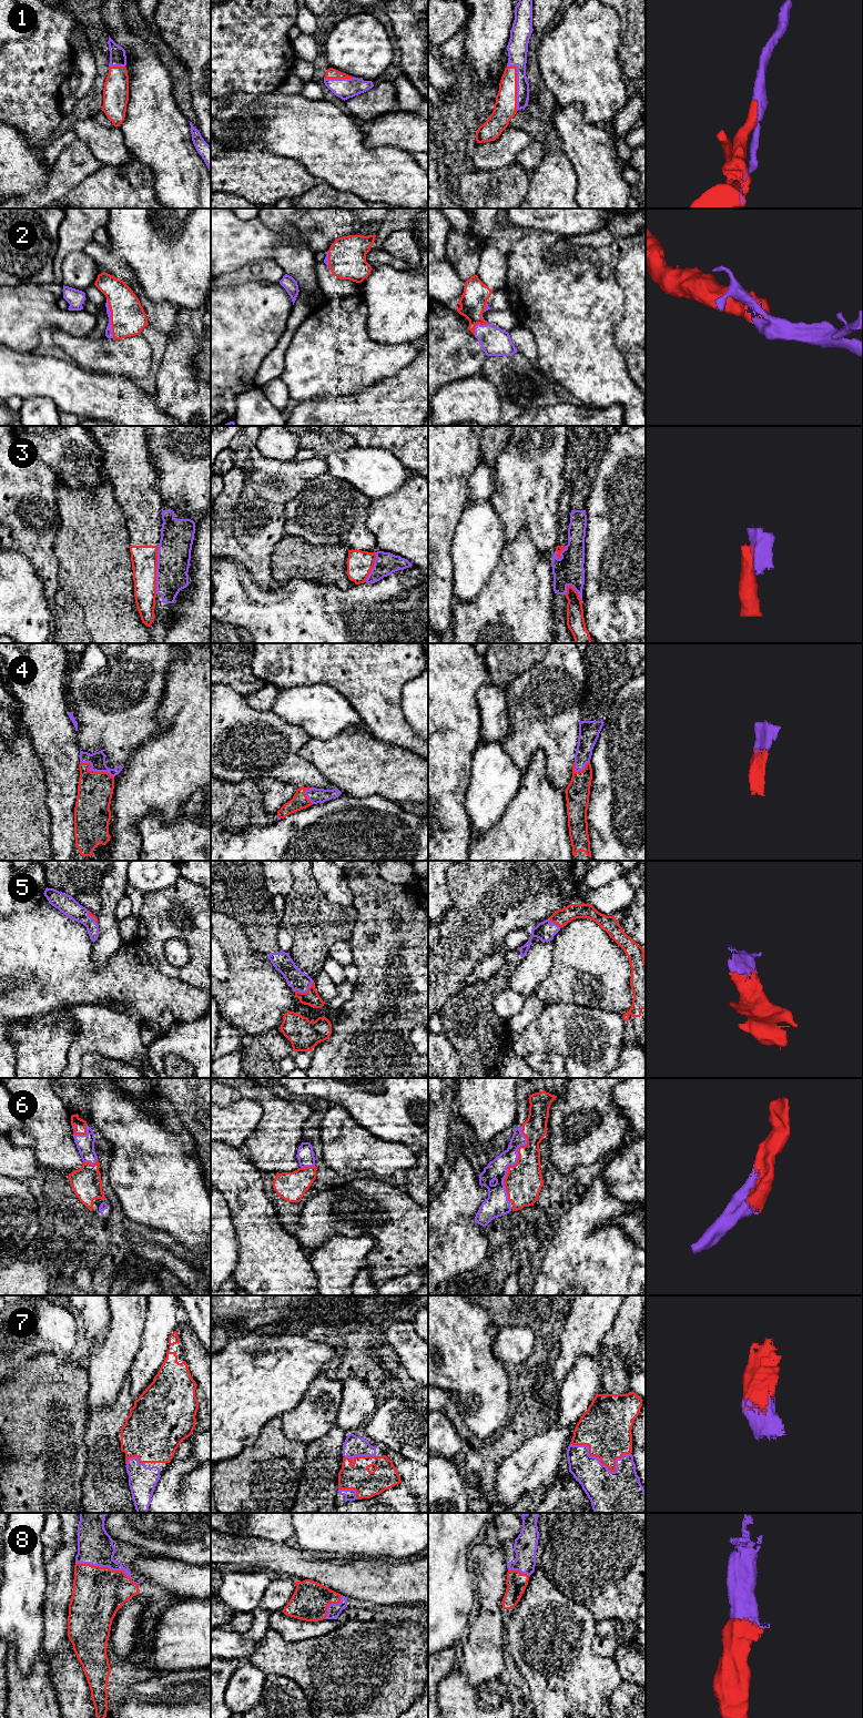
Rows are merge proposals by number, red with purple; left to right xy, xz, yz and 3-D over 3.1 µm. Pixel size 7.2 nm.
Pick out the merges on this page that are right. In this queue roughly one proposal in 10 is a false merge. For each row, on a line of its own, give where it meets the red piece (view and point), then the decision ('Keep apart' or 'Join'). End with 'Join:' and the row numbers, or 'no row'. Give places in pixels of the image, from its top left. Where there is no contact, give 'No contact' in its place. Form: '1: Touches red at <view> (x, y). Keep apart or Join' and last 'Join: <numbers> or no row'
1: Touches red at yz (516, 84). Join
2: Touches red at xy (111, 318). Join
3: Touches red at xy (155, 570). Keep apart
4: Touches red at xy (94, 772). Join
5: Touches red at xz (306, 992). Join
6: Touches red at yz (515, 1165). Join
7: Touches red at yz (600, 1462). Join
8: Touches red at xy (103, 1567). Join
Join: 1, 2, 4, 5, 6, 7, 8

